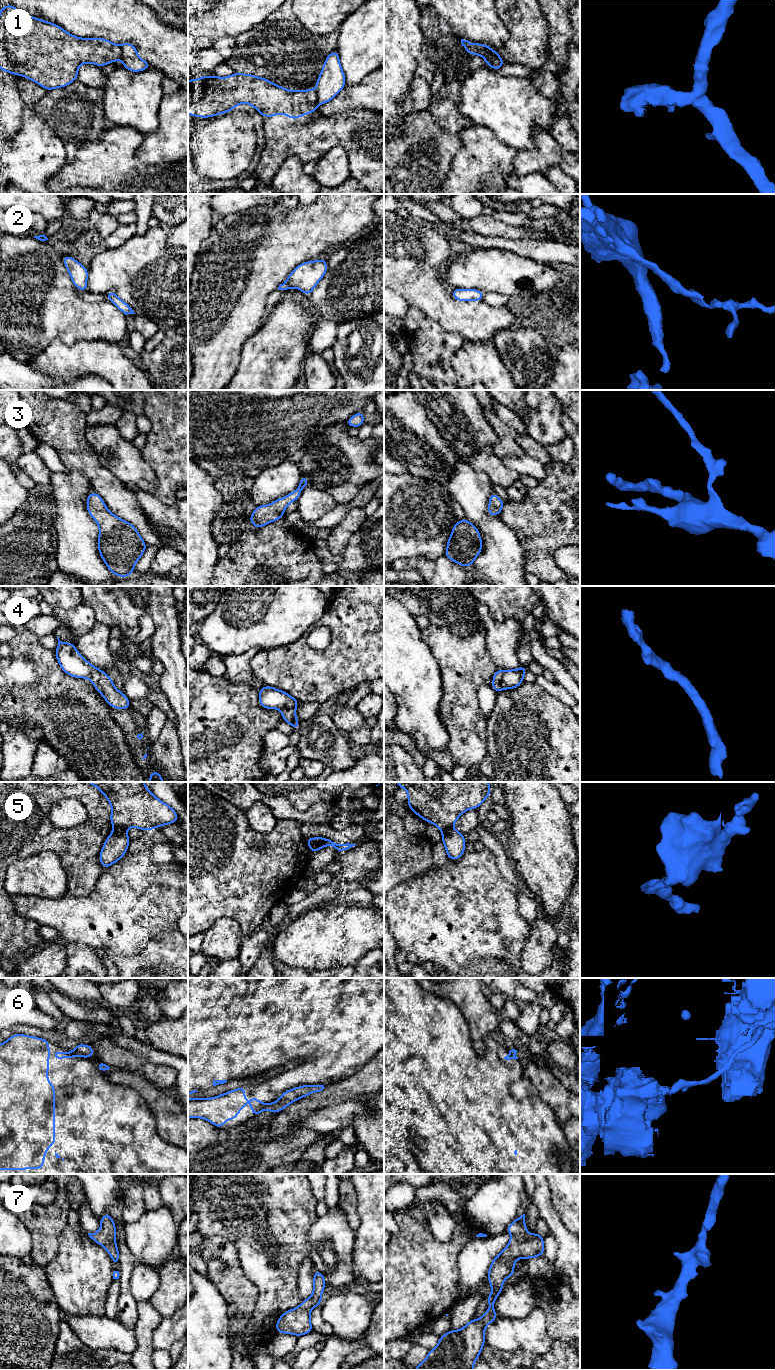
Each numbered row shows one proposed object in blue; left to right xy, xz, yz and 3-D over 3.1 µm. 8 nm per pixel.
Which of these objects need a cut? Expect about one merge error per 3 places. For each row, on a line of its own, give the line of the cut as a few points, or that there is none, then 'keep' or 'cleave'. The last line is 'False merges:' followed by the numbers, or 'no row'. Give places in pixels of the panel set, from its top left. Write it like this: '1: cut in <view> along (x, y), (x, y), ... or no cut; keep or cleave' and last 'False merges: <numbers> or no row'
1: cut in xy along (119, 45), (121, 58); cleave
2: no cut; keep
3: no cut; keep
4: no cut; keep
5: cut in xy along (114, 827), (123, 827), (125, 829); cleave
6: cut in xz along (269, 1103), (265, 1107); cleave
7: no cut; keep
False merges: 1, 5, 6

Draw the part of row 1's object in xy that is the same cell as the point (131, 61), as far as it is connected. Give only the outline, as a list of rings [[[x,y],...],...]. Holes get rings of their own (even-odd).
[[[123,43],[120,48],[122,51],[121,60],[125,69],[131,72],[141,72],[151,67],[147,61],[138,57],[137,48],[132,43]]]

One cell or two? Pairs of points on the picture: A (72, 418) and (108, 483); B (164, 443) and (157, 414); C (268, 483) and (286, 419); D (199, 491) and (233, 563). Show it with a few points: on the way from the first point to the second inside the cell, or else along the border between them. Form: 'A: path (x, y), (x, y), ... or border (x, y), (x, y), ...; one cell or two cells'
A: path (72, 434), (73, 448), (92, 467); one cell
B: path (164, 436), (164, 421); one cell
C: border (285, 460), (267, 467), (255, 478); two cells
D: border (219, 558), (212, 575); two cells

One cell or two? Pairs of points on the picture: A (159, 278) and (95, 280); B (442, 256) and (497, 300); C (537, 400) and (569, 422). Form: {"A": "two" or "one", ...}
{"A": "one", "B": "two", "C": "two"}

